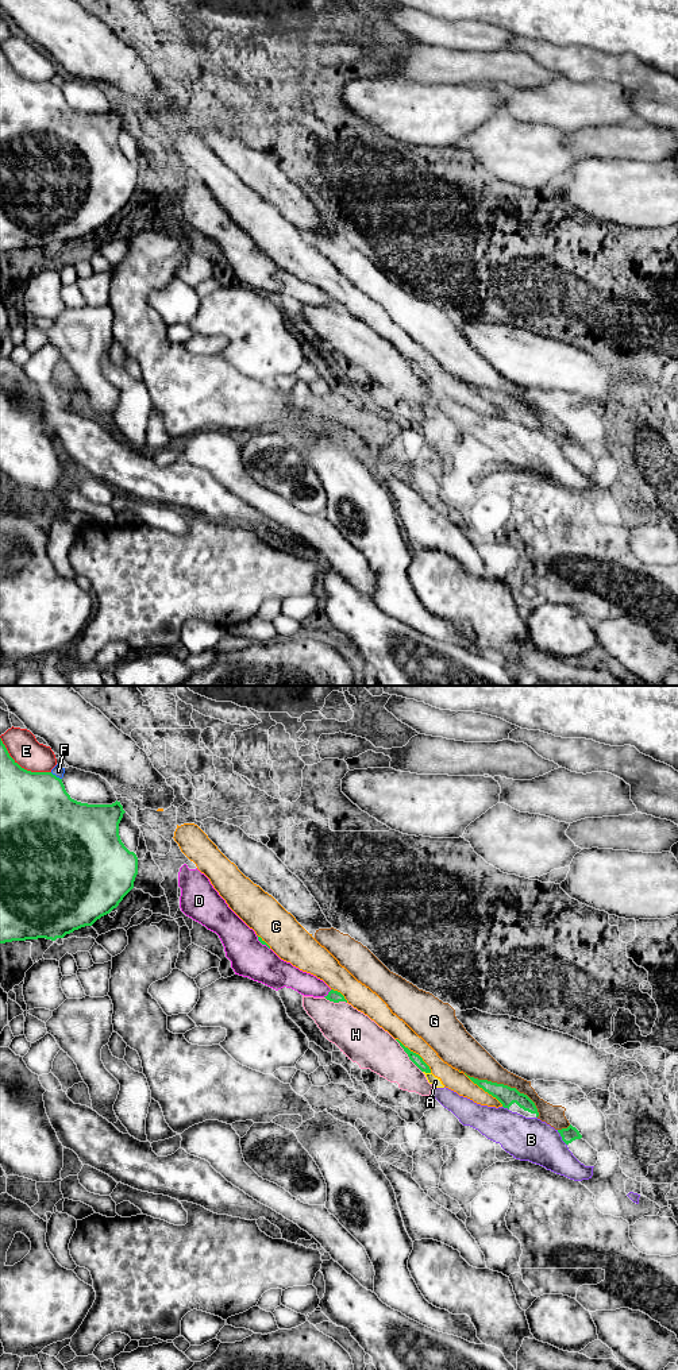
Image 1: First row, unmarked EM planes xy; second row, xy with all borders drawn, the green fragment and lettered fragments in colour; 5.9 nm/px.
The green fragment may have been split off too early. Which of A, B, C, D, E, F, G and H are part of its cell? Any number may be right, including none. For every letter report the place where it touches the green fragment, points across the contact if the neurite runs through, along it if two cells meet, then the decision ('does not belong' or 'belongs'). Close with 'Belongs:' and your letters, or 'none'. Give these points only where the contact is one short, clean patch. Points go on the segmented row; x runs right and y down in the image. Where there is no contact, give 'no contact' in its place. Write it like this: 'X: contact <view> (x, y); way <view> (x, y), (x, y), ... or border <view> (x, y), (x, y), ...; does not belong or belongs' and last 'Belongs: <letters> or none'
A: contact xy (427, 1072); border xy (423, 1071), (430, 1073); does not belong
B: contact xy (562, 1138); does not belong
C: contact xy (415, 1053); does not belong
D: contact xy (328, 994); does not belong
E: contact xy (20, 767); does not belong
F: contact xy (54, 775); does not belong
G: contact xy (505, 1085); does not belong
H: contact xy (408, 1056); does not belong
Belongs: none

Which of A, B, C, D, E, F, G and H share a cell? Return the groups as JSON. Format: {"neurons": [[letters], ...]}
{"neurons": [["A", "B", "C", "D", "G", "H"], ["E"], ["F"]]}

